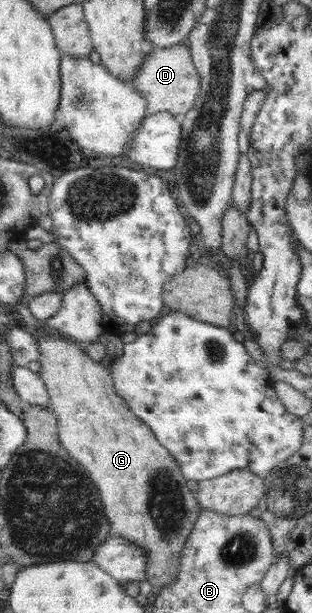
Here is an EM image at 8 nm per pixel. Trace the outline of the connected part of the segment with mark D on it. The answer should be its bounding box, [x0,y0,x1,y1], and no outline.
[130,44,201,118]

